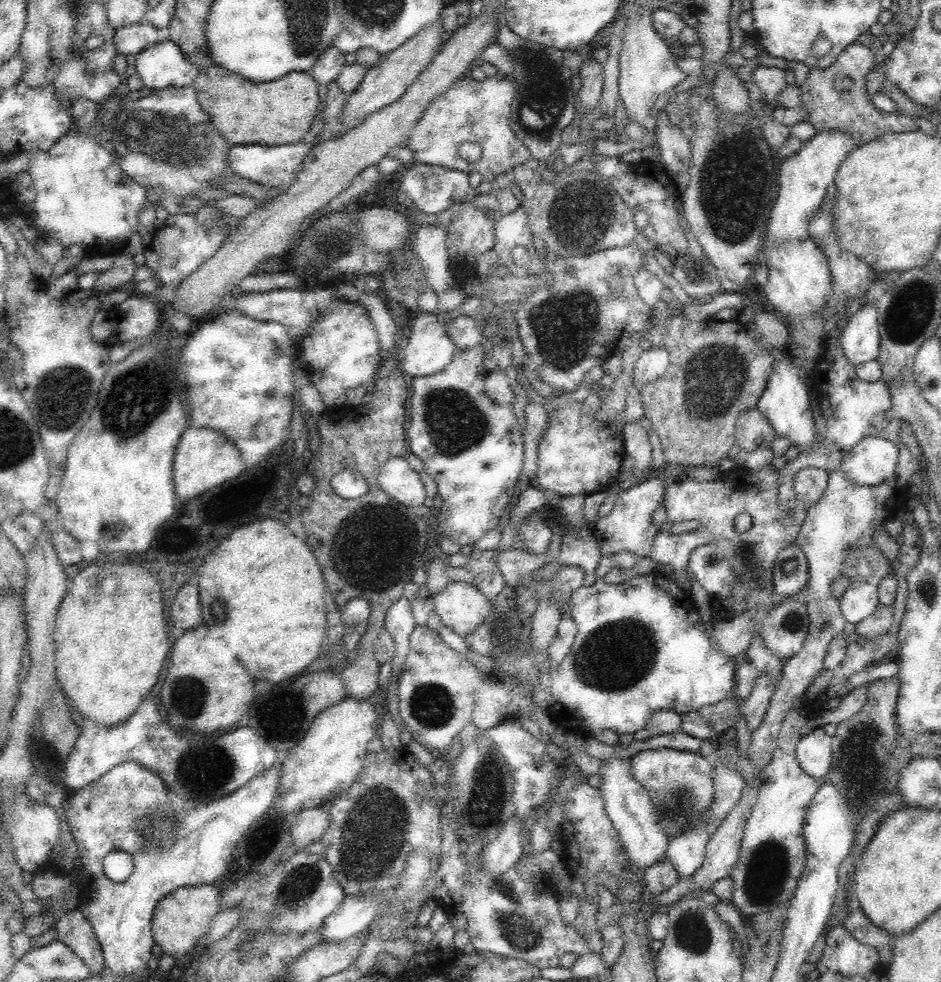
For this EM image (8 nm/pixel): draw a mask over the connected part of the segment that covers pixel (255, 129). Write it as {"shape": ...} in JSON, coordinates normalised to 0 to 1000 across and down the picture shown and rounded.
{"shape":[[[225,67],[213,73],[203,86],[208,90],[208,96],[216,113],[221,116],[227,129],[234,132],[234,136],[244,145],[244,147],[266,147],[295,149],[301,147],[312,147],[326,142],[325,137],[332,124],[336,122],[338,115],[338,85],[330,76],[330,72],[308,73],[300,77],[298,81],[289,84],[268,84],[261,81],[259,77],[251,77],[247,73],[236,69],[236,67]]]}

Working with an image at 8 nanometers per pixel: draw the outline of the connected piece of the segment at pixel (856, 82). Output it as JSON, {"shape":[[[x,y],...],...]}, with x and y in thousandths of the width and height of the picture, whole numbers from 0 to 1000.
{"shape":[[[908,43],[894,53],[879,68],[863,68],[849,90],[859,123],[865,126],[867,134],[893,131],[899,133],[910,149],[917,148],[939,138],[939,136],[967,134],[976,131],[972,120],[961,114],[950,116],[934,113],[920,97],[920,75],[931,66],[929,53],[925,48]]]}

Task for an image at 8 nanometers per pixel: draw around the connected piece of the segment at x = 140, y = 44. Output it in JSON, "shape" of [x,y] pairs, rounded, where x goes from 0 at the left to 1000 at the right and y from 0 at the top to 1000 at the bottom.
{"shape":[[[159,23],[132,25],[123,30],[121,46],[128,55],[147,55],[168,43],[168,30]]]}

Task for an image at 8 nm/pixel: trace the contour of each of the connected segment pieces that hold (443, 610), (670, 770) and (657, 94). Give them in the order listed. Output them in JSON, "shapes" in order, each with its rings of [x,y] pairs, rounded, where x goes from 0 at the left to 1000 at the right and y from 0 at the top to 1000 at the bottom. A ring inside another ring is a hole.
{"shapes":[[[[477,592],[476,597],[458,607],[460,611],[460,625],[467,627],[472,637],[491,649],[504,644],[523,623],[524,614],[521,613],[503,595]]],[[[704,762],[682,764],[670,774],[672,789],[689,803],[701,833],[700,841],[704,841],[711,855],[723,847],[731,847],[731,843],[738,843],[740,839],[752,836],[753,823],[760,810],[760,782],[756,772],[744,767]]],[[[662,4],[661,12],[673,10],[668,15],[668,24],[663,33],[663,43],[658,59],[658,102],[663,107],[666,124],[687,129],[689,118],[695,118],[707,95],[716,91],[727,81],[730,75],[721,70],[719,59],[712,52],[712,47],[706,42],[706,37],[699,35],[694,27],[693,14],[696,7],[666,6]]]]}

